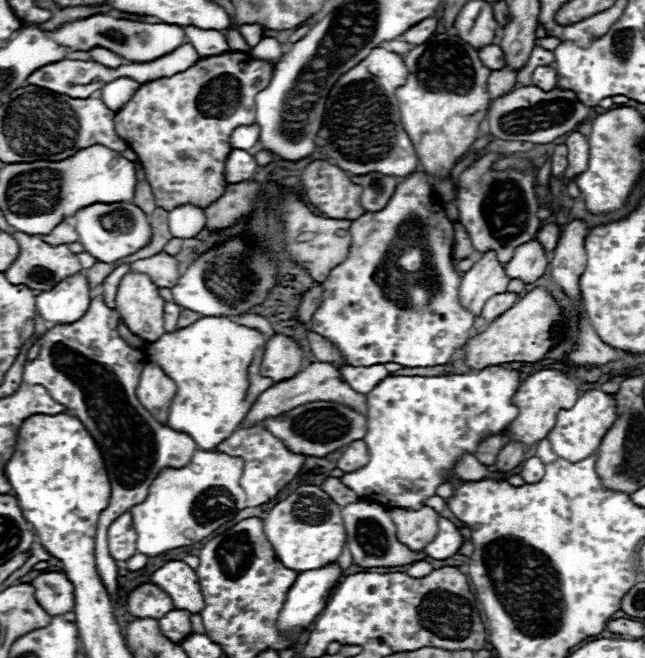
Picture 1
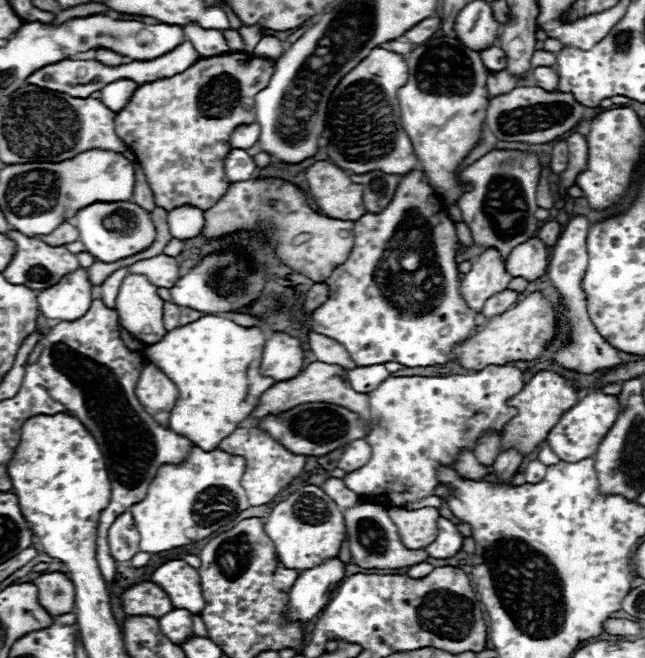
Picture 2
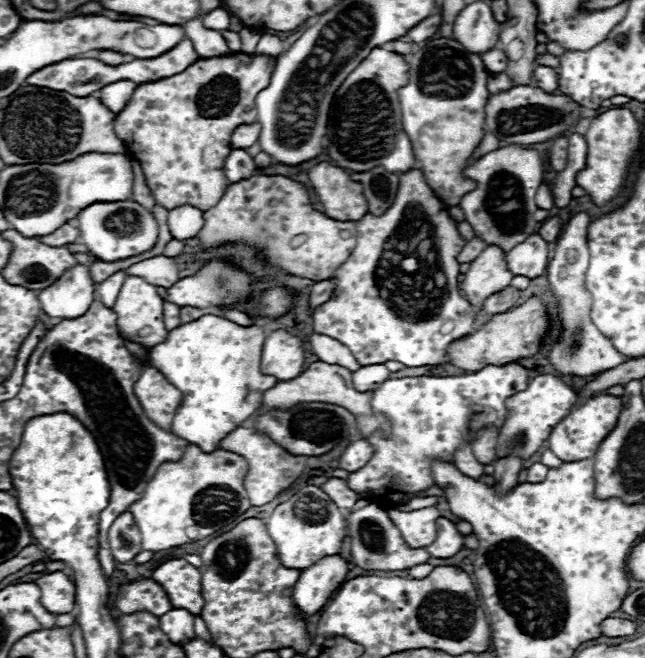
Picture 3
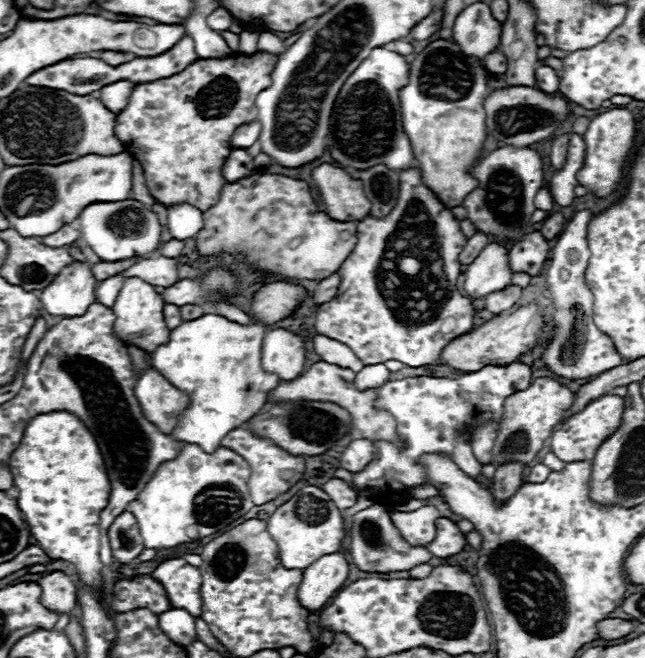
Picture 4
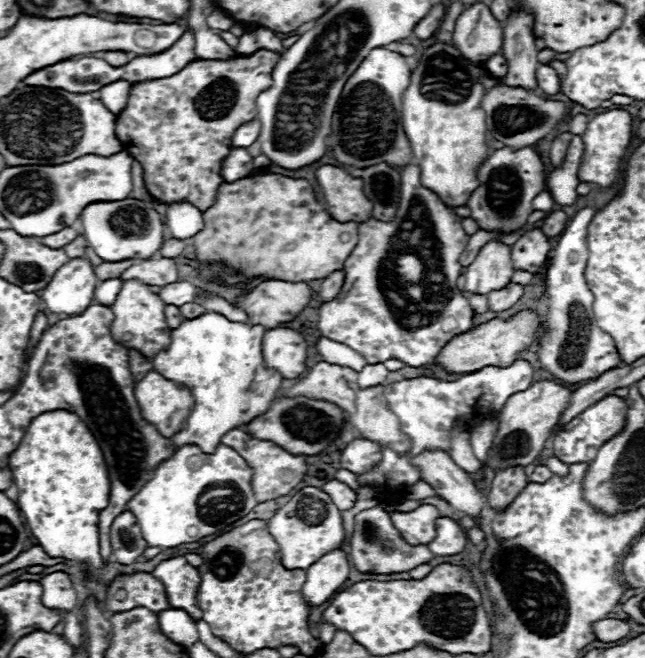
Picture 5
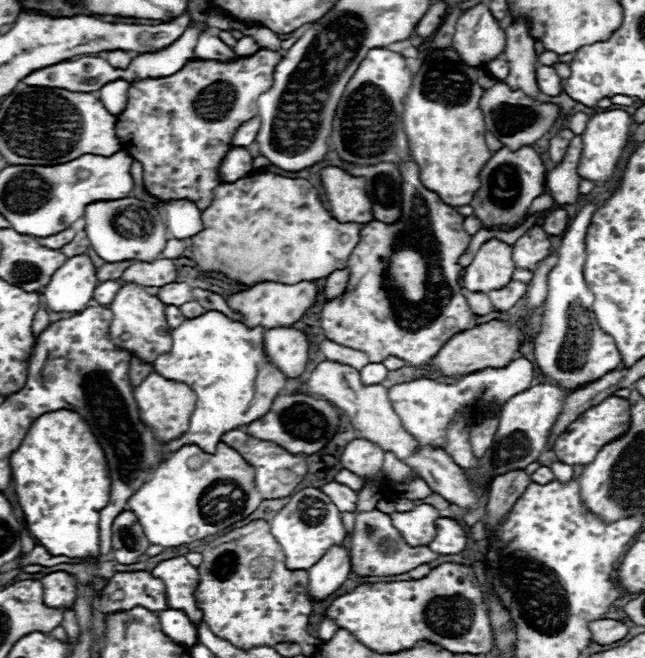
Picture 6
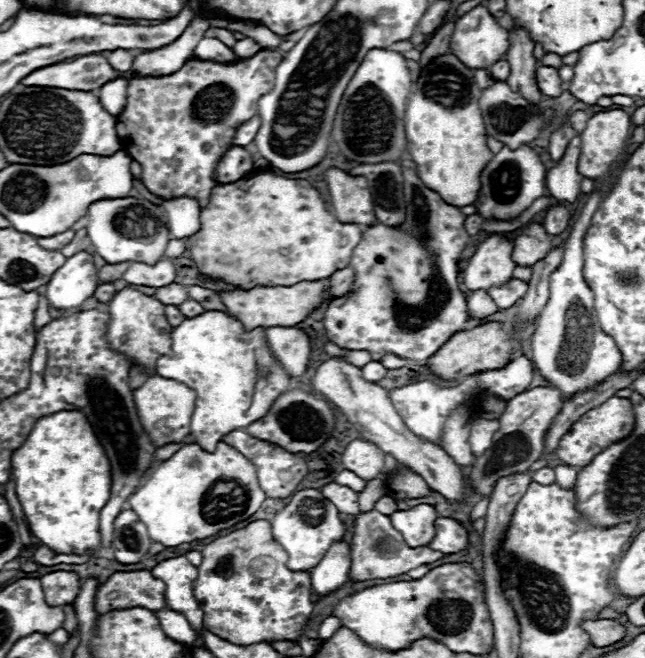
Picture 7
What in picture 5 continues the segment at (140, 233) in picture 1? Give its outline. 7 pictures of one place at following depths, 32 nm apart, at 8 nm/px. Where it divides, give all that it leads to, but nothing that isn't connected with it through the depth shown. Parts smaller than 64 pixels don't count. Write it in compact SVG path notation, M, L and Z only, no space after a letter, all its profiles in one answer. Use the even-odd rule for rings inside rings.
M126 198L116 202L94 202L84 208L80 214L82 220L82 236L88 246L104 260L104 262L120 262L128 258L148 260L156 254L164 242L164 230L160 222L160 214L152 210L150 204Z

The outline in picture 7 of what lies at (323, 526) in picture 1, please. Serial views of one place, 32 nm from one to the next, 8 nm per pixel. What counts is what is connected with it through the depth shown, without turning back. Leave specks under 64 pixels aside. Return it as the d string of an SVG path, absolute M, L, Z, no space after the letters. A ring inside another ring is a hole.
M306 488L306 490L296 492L292 496L290 504L286 504L270 520L270 526L272 526L272 534L274 534L276 542L288 552L286 566L290 570L310 570L310 568L314 568L324 558L324 554L330 548L330 544L334 540L344 538L344 534L346 534L346 526L340 520L340 512L316 488Z

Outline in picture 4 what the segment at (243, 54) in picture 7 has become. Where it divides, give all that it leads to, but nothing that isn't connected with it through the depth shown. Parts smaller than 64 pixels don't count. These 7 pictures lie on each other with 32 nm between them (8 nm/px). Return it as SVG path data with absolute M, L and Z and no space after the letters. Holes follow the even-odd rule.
M242 30L240 32L240 50L242 54L254 54L256 52L256 42L258 42L258 34L250 32L250 30Z

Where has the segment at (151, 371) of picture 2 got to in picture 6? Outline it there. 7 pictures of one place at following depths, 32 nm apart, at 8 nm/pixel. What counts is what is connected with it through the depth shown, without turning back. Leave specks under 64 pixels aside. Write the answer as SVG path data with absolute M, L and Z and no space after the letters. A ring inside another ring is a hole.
M150 372L144 382L140 386L134 388L134 398L136 398L136 404L140 406L140 418L144 418L144 422L148 426L152 426L150 422L154 422L154 416L162 416L166 418L166 428L164 430L156 430L154 432L162 438L162 440L172 440L176 436L180 436L184 430L188 430L188 418L194 410L194 402L196 402L196 396L192 394L192 390L180 382L172 382L172 380L166 380L162 378L160 374L156 372Z

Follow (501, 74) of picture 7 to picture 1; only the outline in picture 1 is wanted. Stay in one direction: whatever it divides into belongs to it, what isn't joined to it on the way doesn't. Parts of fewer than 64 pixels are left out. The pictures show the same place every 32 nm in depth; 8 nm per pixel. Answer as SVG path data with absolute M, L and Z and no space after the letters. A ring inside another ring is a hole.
M488 44L488 46L480 48L478 56L484 62L484 66L488 66L490 70L500 70L500 68L506 66L504 52L502 52L502 48L498 44Z

